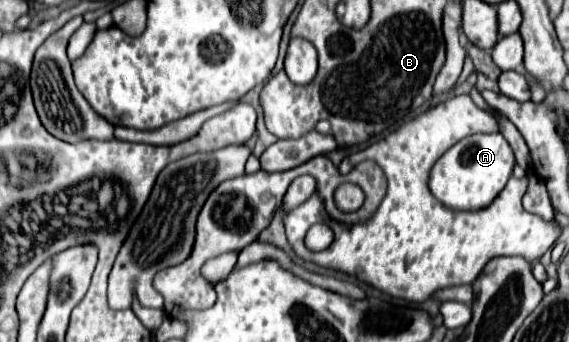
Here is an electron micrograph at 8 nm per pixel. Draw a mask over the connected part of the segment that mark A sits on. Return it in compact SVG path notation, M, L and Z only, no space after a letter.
M477 133L453 145L431 169L429 191L437 201L451 209L487 207L509 181L515 167L515 157L501 133Z

